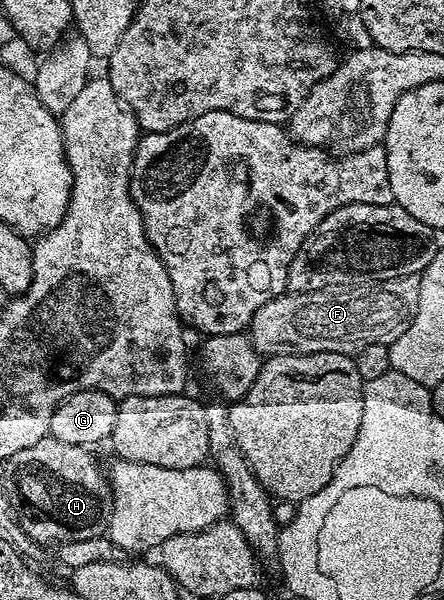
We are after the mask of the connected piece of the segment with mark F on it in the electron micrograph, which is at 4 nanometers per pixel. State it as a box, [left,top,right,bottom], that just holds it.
[249,276,419,355]

